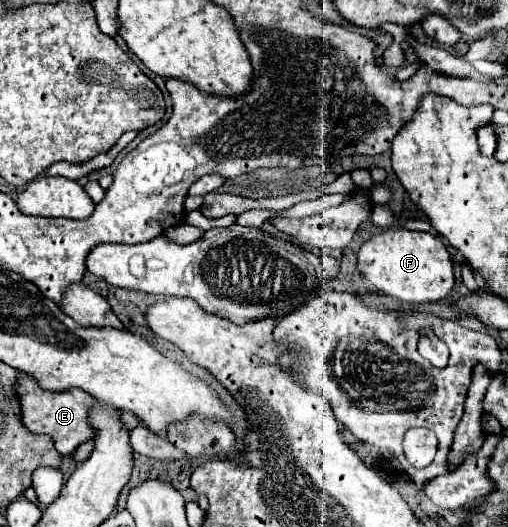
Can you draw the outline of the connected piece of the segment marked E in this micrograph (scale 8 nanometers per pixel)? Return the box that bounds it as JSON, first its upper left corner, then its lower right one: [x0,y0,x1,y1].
[20,375,98,455]

